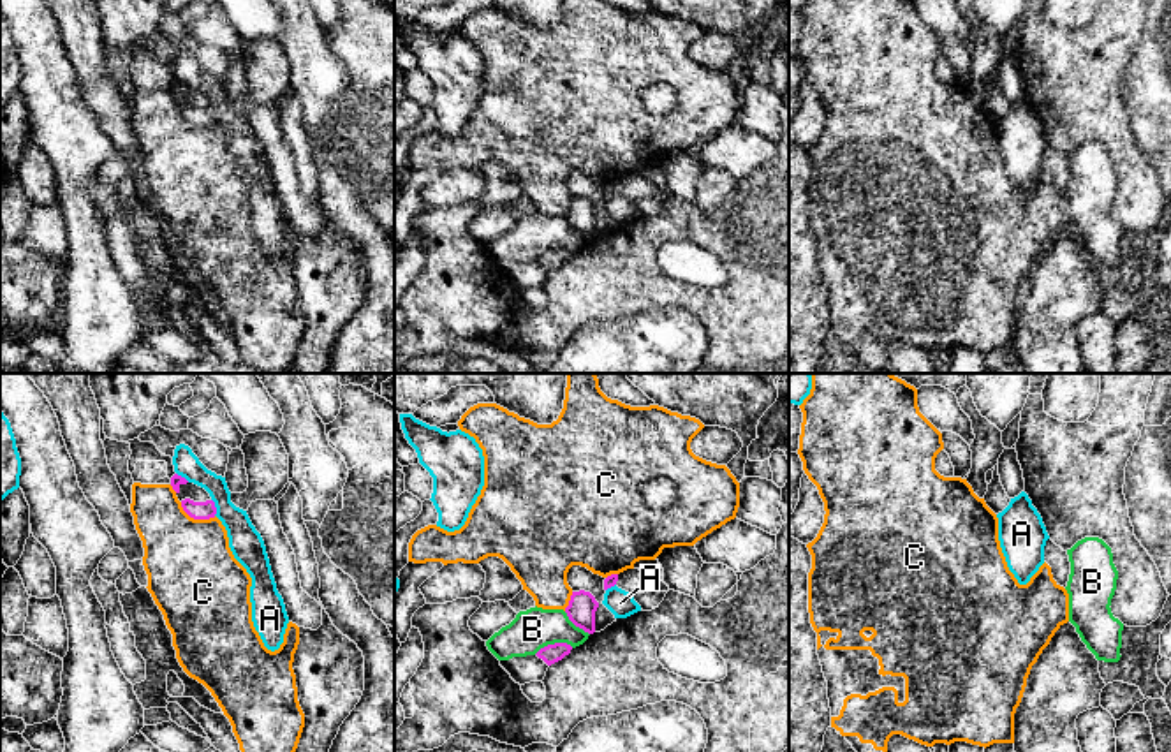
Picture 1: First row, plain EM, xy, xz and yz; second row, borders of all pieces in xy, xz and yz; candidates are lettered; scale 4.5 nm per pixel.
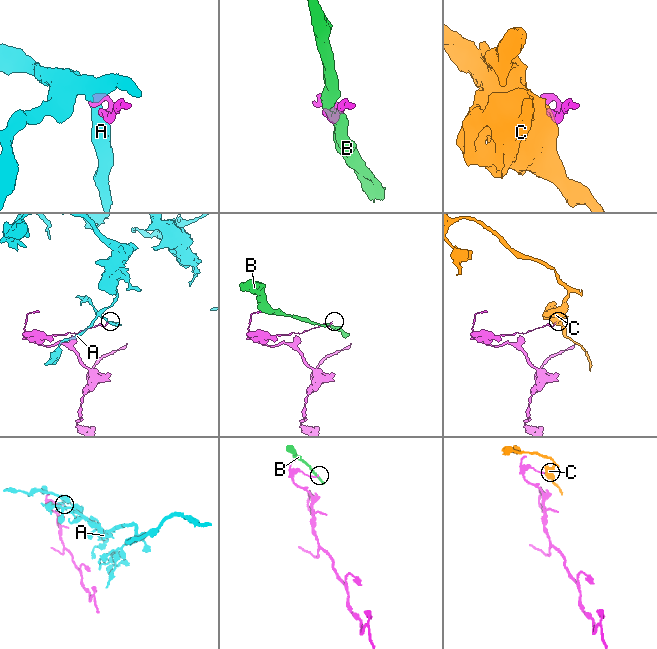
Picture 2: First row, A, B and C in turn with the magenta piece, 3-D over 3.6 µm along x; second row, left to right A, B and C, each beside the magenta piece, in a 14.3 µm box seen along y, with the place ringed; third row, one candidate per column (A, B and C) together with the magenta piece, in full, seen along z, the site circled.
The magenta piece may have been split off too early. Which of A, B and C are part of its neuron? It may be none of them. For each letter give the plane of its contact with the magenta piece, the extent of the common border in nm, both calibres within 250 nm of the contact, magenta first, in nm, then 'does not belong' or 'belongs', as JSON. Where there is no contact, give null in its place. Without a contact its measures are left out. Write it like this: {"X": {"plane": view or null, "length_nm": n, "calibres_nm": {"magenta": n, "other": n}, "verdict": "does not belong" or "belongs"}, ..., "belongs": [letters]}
{"A": {"plane": "xy", "length_nm": 80, "calibres_nm": {"magenta": 80, "other": 150}, "verdict": "does not belong"}, "B": {"plane": "xz", "length_nm": 190, "calibres_nm": {"magenta": 90, "other": 190}, "verdict": "does not belong"}, "C": {"plane": "xy", "length_nm": 180, "calibres_nm": {"magenta": 80, "other": 400}, "verdict": "does not belong"}, "belongs": []}

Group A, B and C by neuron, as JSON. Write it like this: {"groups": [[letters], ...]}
{"groups": [["A"], ["B"], ["C"]]}

